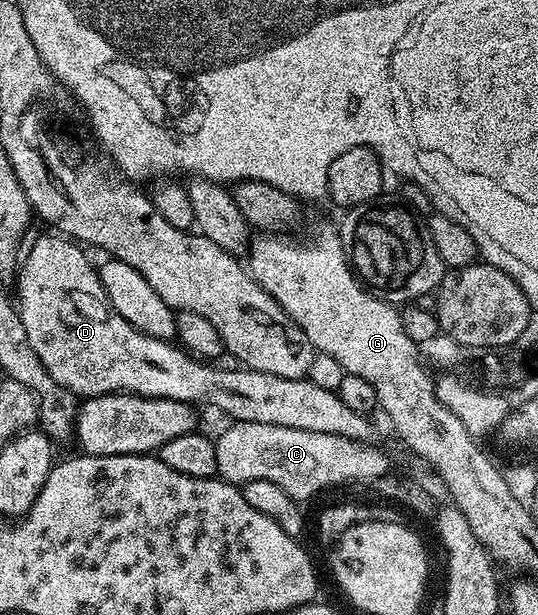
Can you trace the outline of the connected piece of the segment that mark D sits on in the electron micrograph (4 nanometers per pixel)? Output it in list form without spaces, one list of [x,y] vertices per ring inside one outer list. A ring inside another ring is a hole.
[[[63,236],[40,237],[32,246],[27,246],[18,269],[20,297],[18,308],[22,327],[26,327],[26,339],[34,347],[42,367],[62,387],[75,393],[77,398],[101,397],[103,393],[132,393],[135,397],[161,397],[186,401],[193,407],[213,405],[221,409],[233,422],[253,421],[254,423],[274,424],[278,427],[298,428],[303,431],[328,432],[345,436],[346,439],[371,442],[372,425],[367,416],[346,407],[335,389],[318,387],[318,383],[303,377],[282,379],[278,375],[266,375],[266,371],[254,371],[243,367],[223,369],[220,363],[193,357],[179,344],[172,341],[154,339],[126,323],[110,303],[100,282],[97,266],[88,262],[77,242]]]

